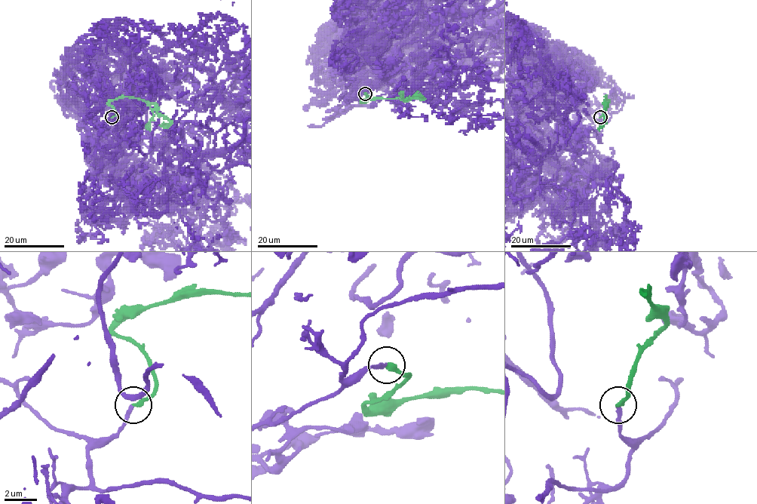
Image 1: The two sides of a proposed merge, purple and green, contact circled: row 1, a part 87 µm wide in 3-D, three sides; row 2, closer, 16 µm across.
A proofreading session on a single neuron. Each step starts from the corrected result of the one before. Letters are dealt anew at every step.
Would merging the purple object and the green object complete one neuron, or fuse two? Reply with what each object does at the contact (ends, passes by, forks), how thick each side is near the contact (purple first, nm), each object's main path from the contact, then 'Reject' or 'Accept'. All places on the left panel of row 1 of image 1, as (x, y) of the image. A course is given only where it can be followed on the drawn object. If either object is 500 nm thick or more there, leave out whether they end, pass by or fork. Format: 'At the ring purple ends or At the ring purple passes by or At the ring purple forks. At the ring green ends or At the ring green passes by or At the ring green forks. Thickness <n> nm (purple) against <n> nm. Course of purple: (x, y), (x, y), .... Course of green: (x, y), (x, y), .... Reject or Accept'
At the ring purple ends. At the ring green ends. Thickness 220 nm (purple) against 280 nm. Course of purple: (111, 118), (105, 133), (144, 131), (157, 145), (205, 155), (232, 149). Course of green: (111, 117), (115, 110), (108, 102), (134, 96), (161, 114), (169, 124), (161, 125), (164, 123). Accept

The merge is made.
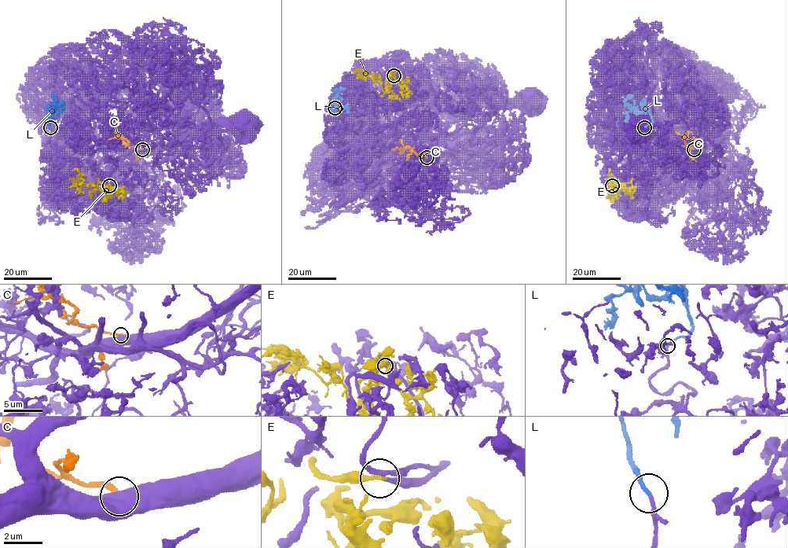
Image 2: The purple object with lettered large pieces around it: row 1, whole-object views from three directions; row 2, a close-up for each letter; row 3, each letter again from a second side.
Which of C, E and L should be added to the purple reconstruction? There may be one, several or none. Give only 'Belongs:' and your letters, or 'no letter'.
Belongs: E, L

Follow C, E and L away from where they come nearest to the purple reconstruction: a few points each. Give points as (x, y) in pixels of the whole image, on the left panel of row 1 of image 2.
C: (142, 148), (130, 146), (125, 138), (108, 138)
E: (108, 185), (102, 185), (100, 182), (96, 188), (91, 185), (86, 185), (78, 175), (78, 172), (74, 170)
L: (50, 127), (46, 110), (52, 112), (56, 108), (53, 108), (56, 100), (53, 96)

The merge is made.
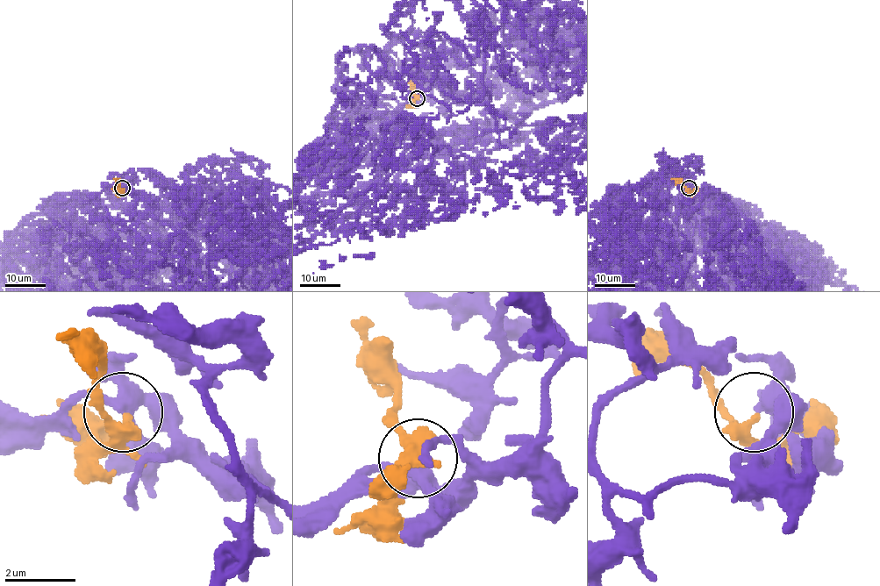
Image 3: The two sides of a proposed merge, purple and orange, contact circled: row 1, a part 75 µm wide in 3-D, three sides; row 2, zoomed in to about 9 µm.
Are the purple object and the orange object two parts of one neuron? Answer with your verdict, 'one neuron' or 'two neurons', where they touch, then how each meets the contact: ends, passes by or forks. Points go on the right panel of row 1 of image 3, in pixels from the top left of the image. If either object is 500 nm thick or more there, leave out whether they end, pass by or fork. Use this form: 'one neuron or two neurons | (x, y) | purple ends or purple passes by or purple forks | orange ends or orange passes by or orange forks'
two neurons | (689, 188) | purple forks | orange forks

